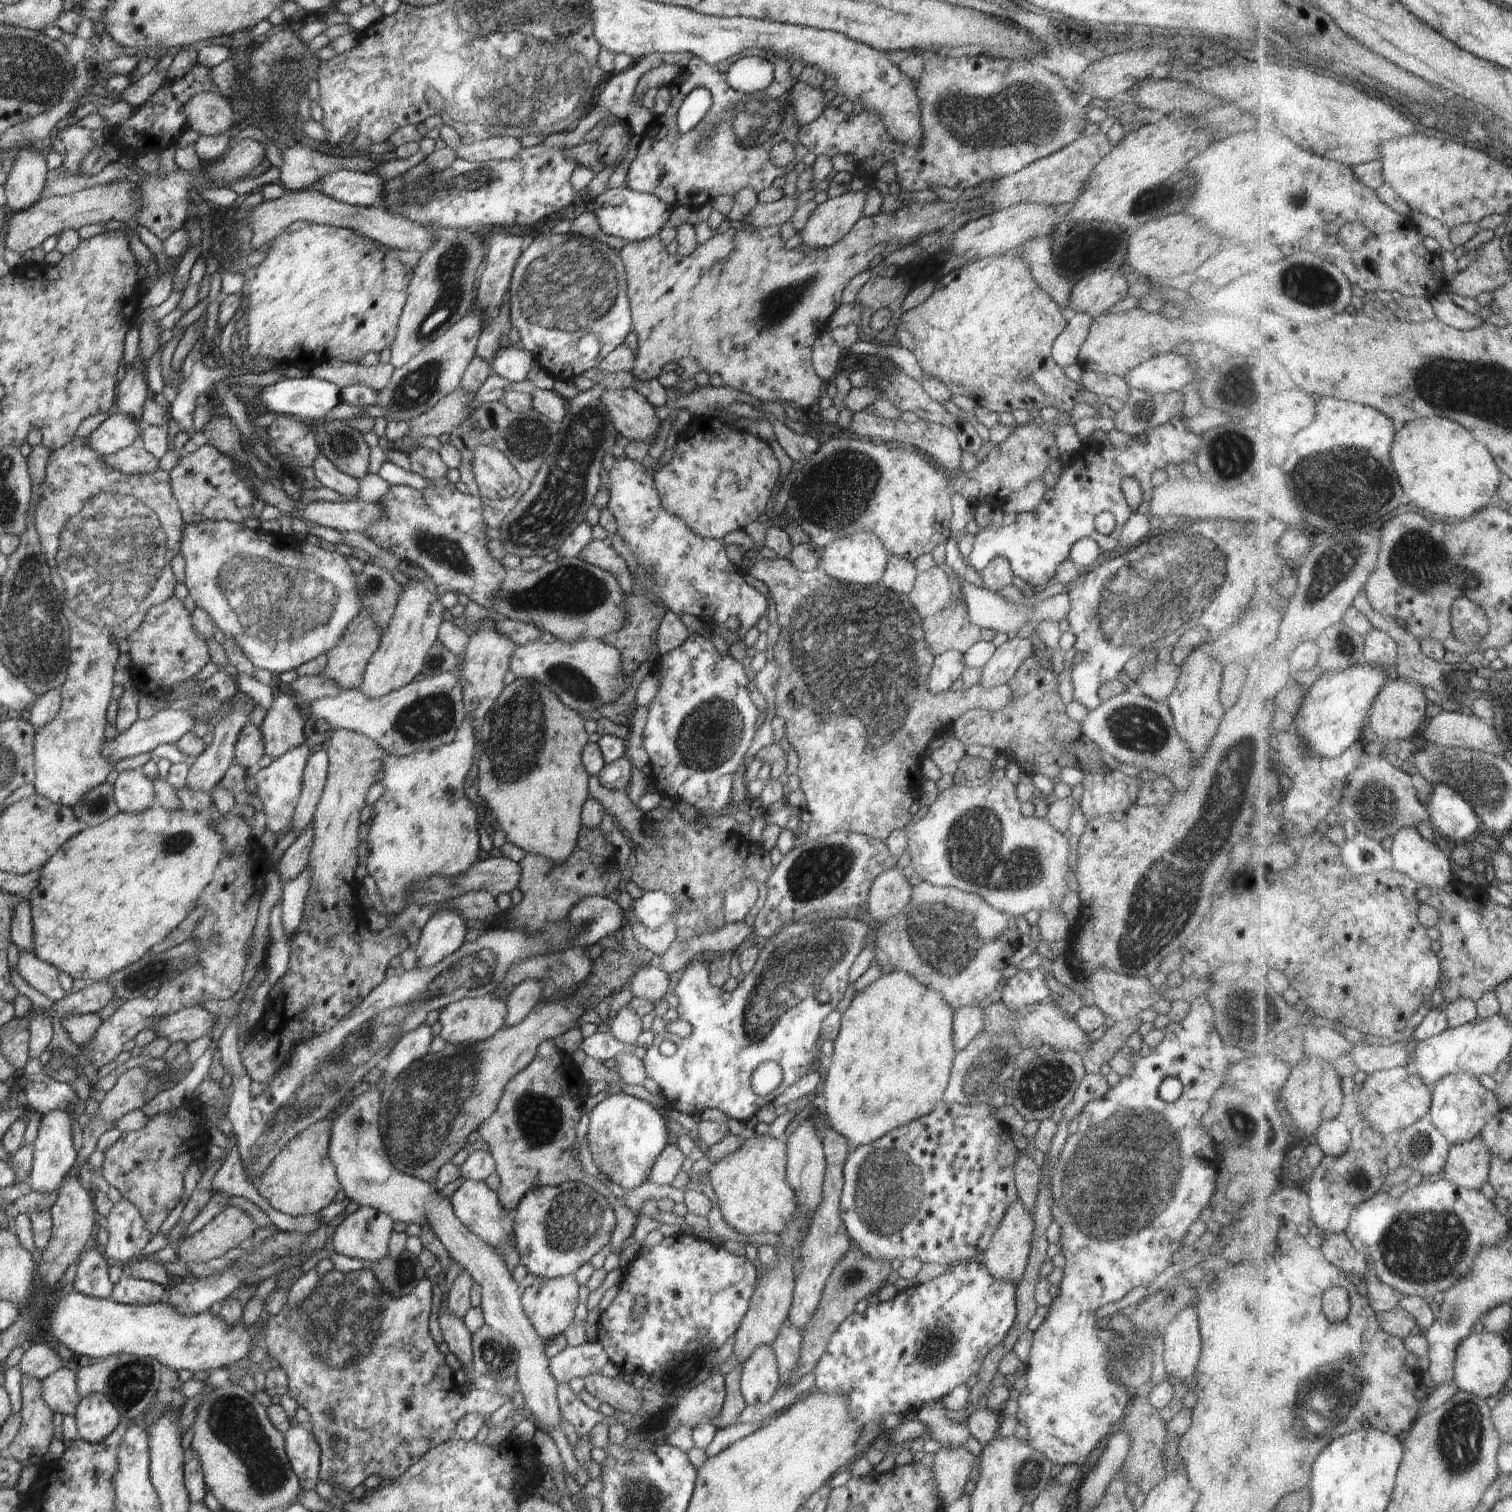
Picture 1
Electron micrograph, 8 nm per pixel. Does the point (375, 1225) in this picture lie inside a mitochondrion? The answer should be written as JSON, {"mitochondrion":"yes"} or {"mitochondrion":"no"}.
{"mitochondrion":"no"}

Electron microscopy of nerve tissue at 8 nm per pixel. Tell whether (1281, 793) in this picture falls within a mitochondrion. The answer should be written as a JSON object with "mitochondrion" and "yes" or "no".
{"mitochondrion":"no"}

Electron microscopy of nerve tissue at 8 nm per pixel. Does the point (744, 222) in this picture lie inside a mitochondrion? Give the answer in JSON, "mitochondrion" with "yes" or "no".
{"mitochondrion":"no"}

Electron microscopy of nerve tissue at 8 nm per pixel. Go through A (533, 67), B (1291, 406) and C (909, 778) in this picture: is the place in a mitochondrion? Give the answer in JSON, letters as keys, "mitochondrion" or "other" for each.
{"A":"mitochondrion","B":"other","C":"other"}

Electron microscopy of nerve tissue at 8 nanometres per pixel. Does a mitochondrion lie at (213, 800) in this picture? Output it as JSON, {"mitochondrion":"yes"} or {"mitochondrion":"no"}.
{"mitochondrion":"no"}

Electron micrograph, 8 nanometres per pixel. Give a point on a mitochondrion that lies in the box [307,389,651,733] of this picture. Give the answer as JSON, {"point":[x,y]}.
{"point":[548,515]}

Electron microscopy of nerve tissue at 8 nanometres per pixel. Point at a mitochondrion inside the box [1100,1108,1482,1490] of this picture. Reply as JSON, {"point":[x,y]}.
{"point":[1422,1247]}

